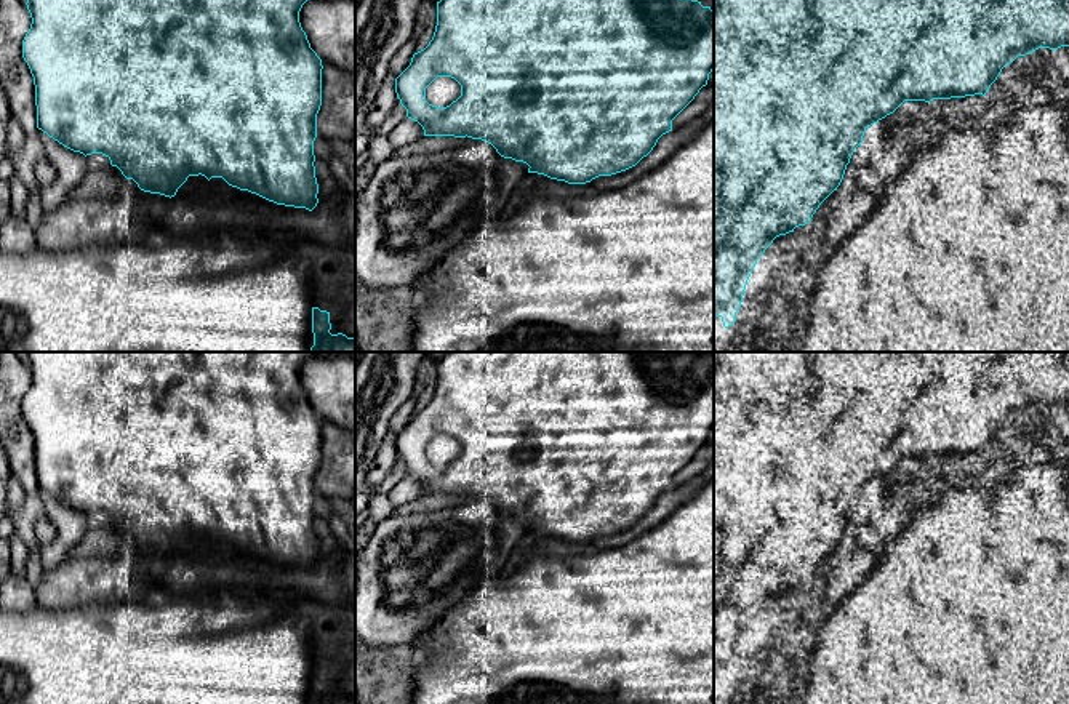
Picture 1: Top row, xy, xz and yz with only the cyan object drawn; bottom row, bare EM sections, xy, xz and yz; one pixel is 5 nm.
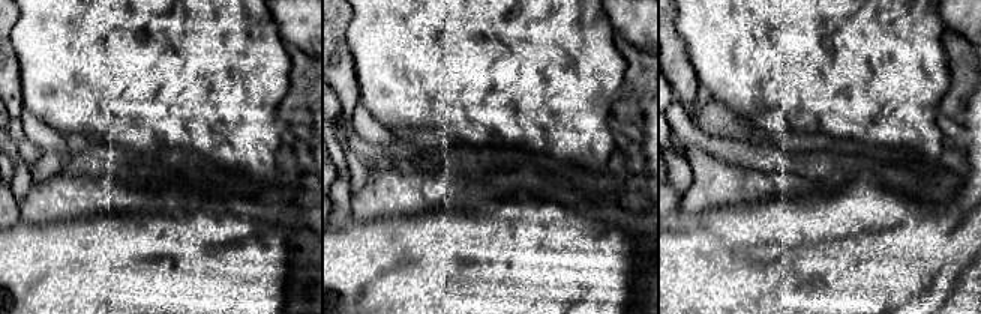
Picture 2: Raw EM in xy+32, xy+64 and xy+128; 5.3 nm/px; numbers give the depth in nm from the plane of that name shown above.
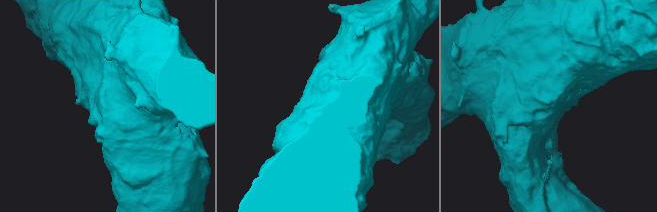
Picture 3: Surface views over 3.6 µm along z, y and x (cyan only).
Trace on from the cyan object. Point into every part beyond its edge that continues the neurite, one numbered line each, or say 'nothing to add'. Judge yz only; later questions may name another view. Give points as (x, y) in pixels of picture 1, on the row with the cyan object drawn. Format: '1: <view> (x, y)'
nothing to add

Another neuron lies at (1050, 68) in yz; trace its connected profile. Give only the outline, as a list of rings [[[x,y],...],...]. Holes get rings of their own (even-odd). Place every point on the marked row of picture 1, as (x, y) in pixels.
[[[1069,46],[1035,50],[1029,67],[1034,72],[1039,93],[1051,104],[1069,102]]]

